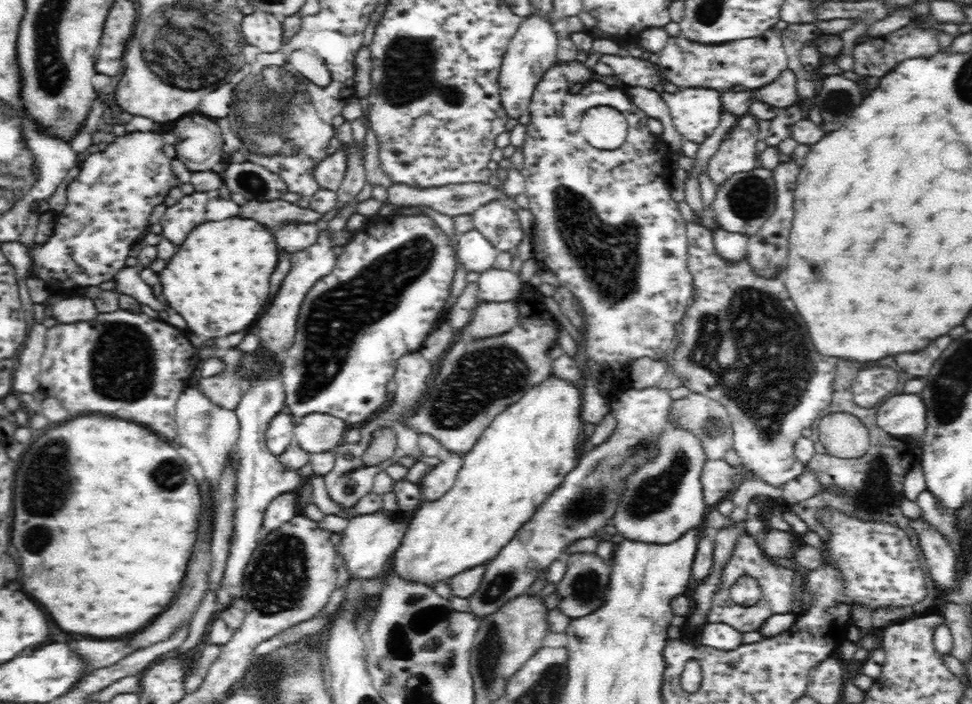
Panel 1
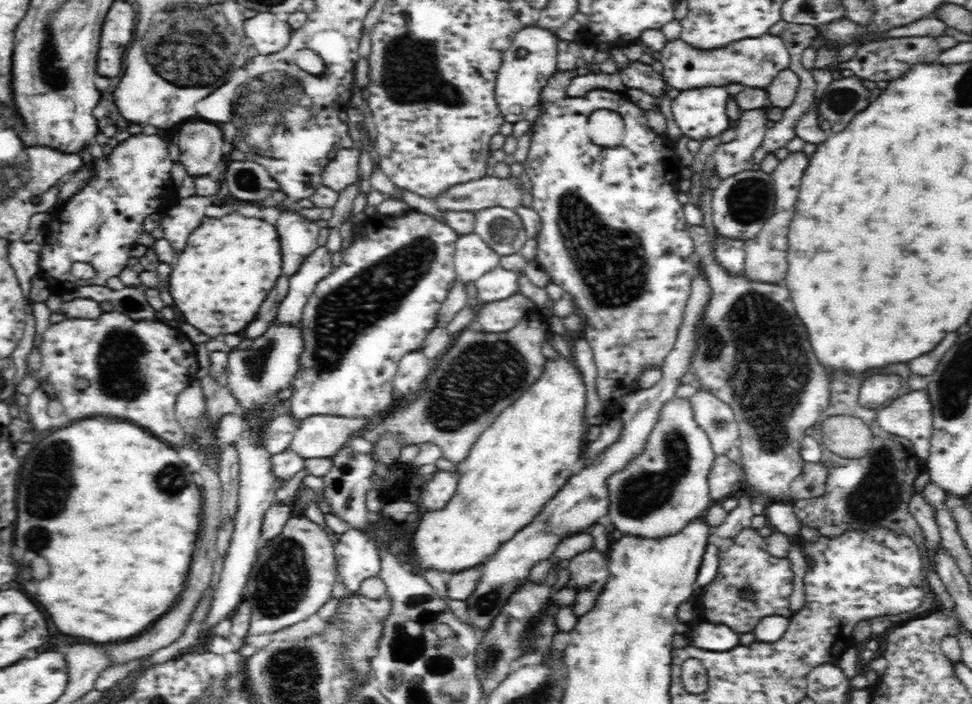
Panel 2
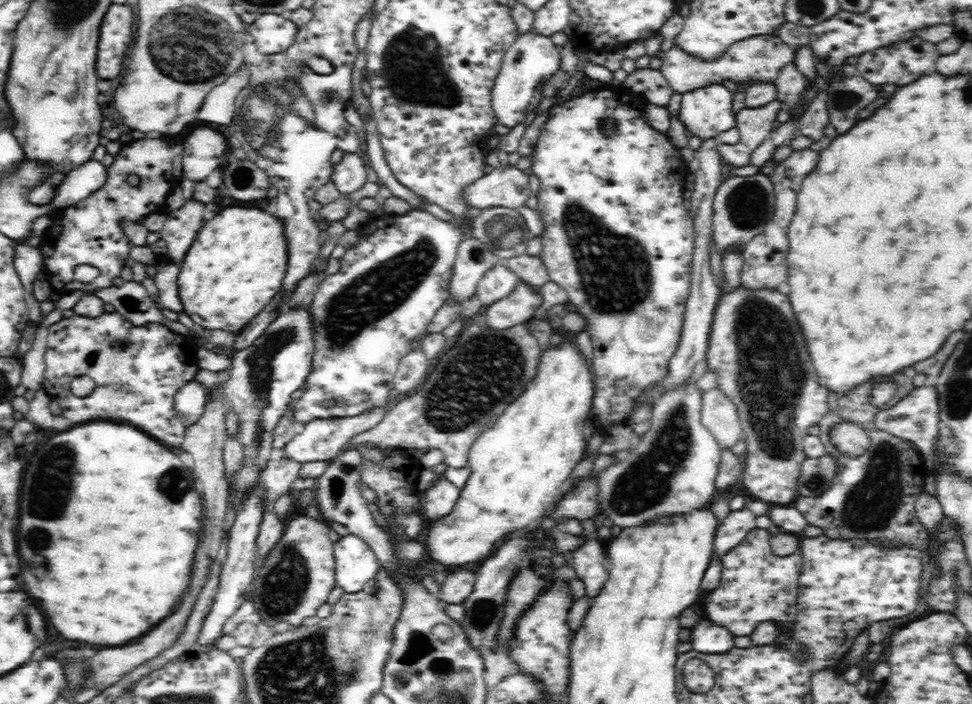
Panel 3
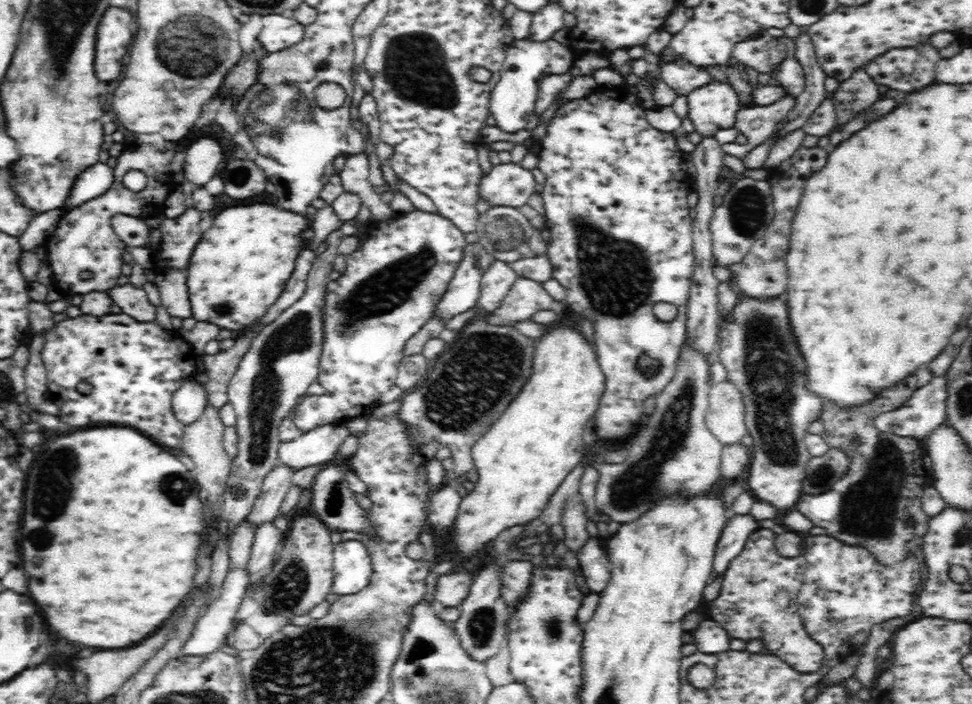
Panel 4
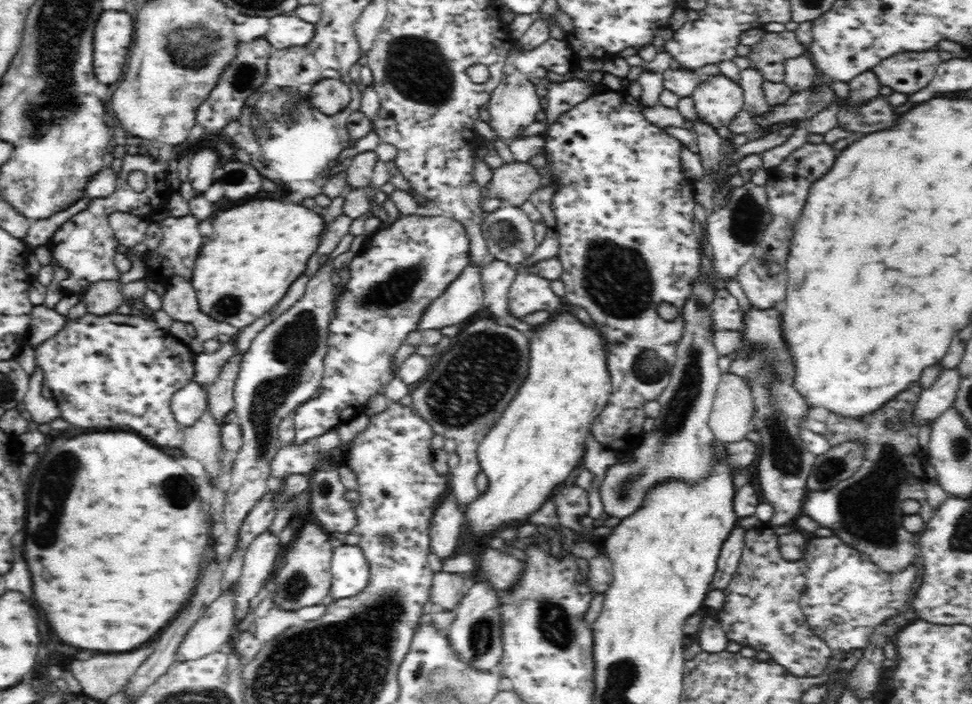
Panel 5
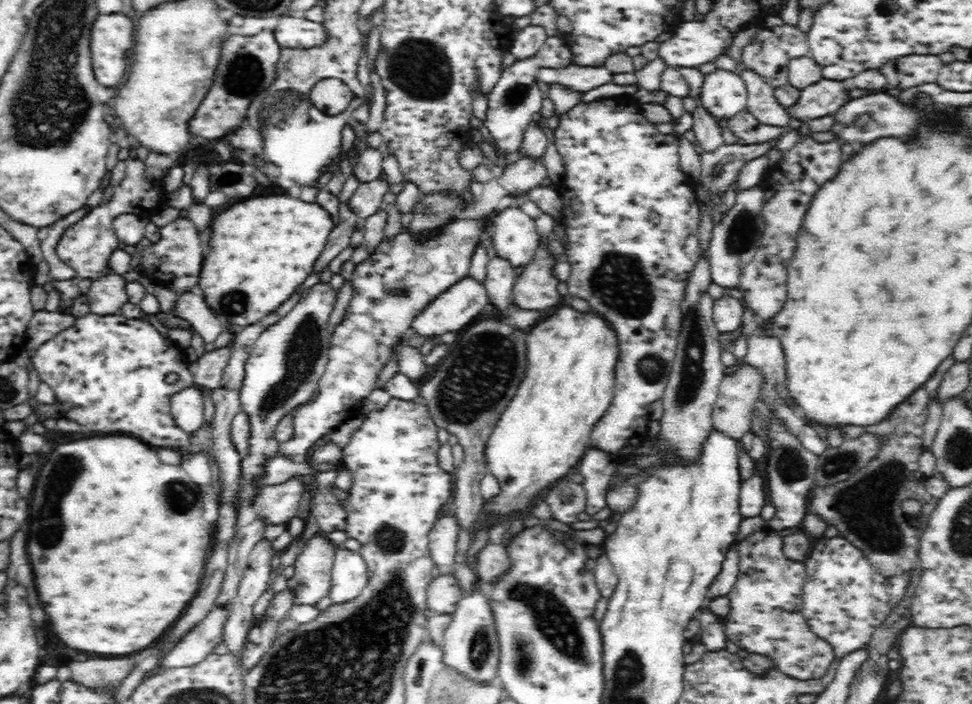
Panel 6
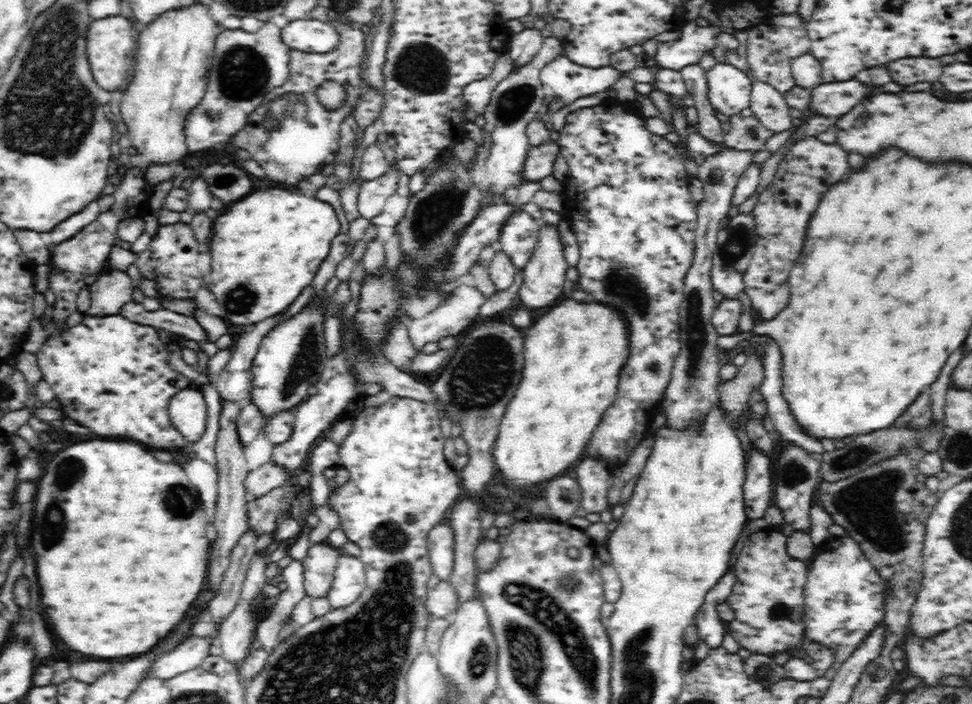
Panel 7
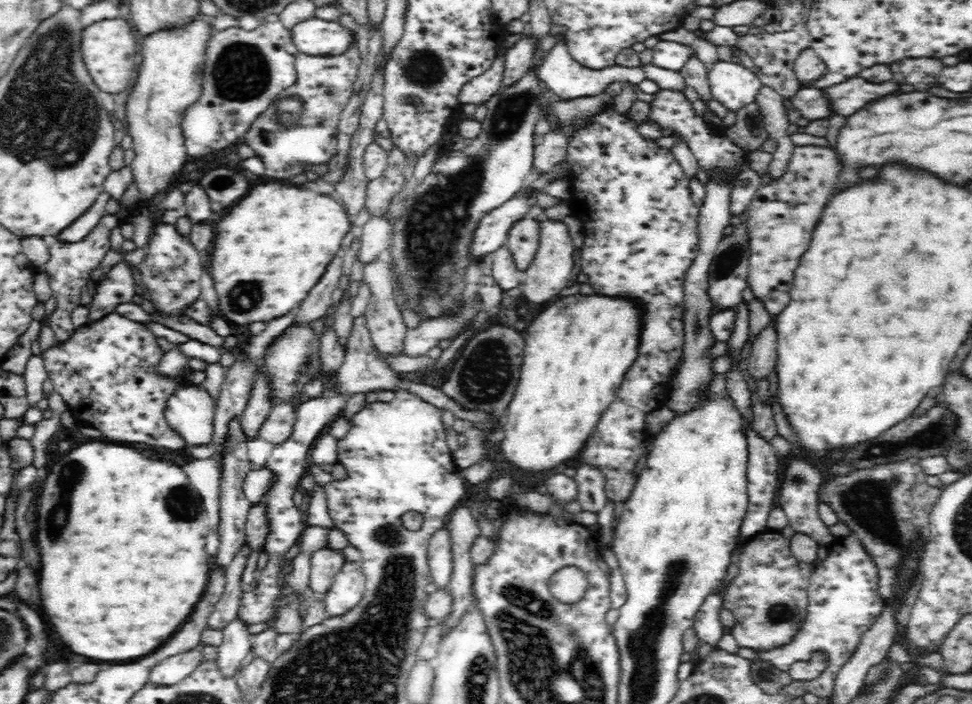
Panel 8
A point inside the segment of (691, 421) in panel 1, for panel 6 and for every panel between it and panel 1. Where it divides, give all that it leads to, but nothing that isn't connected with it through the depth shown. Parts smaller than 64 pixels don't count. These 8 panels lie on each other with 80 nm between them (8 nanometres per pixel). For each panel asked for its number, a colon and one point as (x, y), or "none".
2: (716, 417)
3: (720, 416)
4: (726, 418)
5: (730, 419)
6: (732, 412)

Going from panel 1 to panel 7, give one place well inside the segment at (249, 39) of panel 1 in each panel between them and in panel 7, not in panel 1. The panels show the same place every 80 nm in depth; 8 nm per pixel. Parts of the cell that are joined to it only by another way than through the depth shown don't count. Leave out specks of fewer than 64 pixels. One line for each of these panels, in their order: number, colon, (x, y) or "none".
2: (265, 32)
3: (272, 34)
4: (279, 33)
5: (286, 31)
6: (292, 32)
7: (311, 36)

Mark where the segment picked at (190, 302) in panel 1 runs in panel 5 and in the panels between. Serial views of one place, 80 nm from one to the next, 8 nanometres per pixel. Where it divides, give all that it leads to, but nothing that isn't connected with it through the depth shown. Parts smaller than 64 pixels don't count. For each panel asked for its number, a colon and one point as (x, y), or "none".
2: (230, 265)
3: (235, 267)
4: (241, 266)
5: (258, 249)

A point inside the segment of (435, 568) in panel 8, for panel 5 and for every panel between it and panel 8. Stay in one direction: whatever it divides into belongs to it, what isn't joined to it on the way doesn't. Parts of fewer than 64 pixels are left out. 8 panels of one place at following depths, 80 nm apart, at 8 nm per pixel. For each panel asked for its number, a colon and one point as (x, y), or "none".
5: (446, 526)
6: (443, 538)
7: (440, 543)

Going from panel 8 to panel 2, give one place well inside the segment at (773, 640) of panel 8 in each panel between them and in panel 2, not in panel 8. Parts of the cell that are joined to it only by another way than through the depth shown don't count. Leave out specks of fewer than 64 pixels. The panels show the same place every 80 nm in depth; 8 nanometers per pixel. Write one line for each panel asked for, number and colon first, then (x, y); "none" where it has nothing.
2: (747, 566)
3: (757, 586)
4: (758, 598)
5: (762, 609)
6: (766, 599)
7: (767, 598)

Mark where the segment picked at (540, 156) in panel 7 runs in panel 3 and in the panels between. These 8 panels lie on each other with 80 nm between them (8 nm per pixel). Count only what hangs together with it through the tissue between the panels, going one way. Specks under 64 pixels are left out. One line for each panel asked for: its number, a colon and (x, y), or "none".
3: (507, 186)
4: (508, 184)
5: (514, 182)
6: (523, 175)

